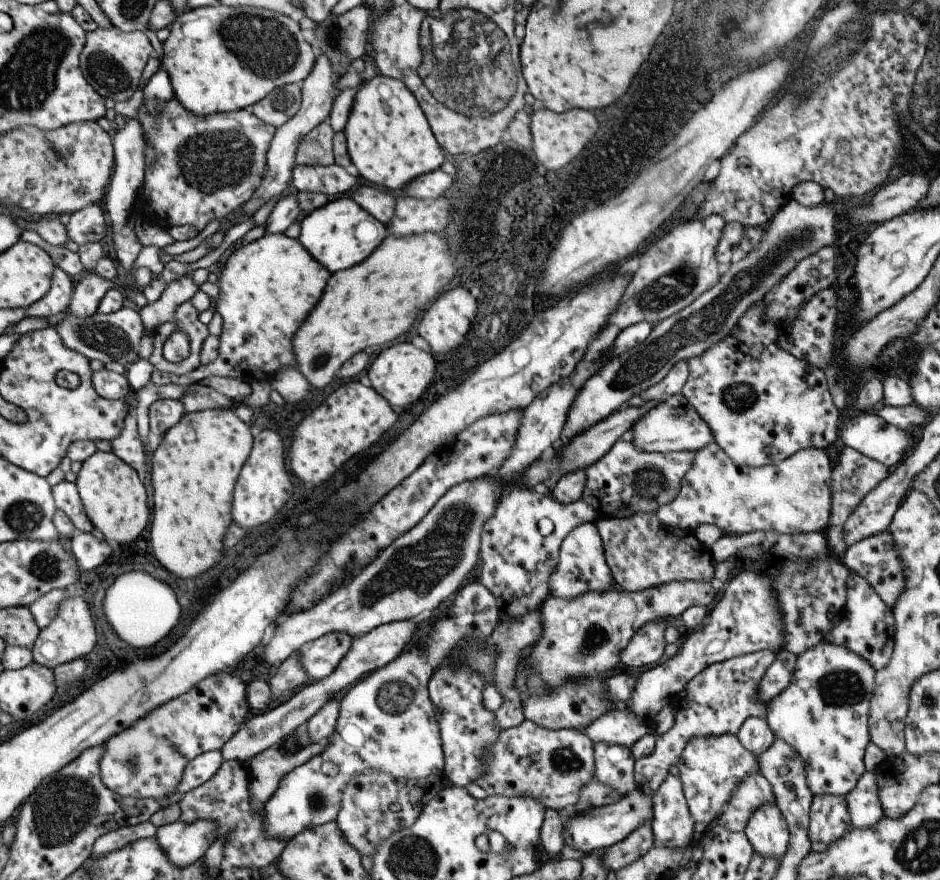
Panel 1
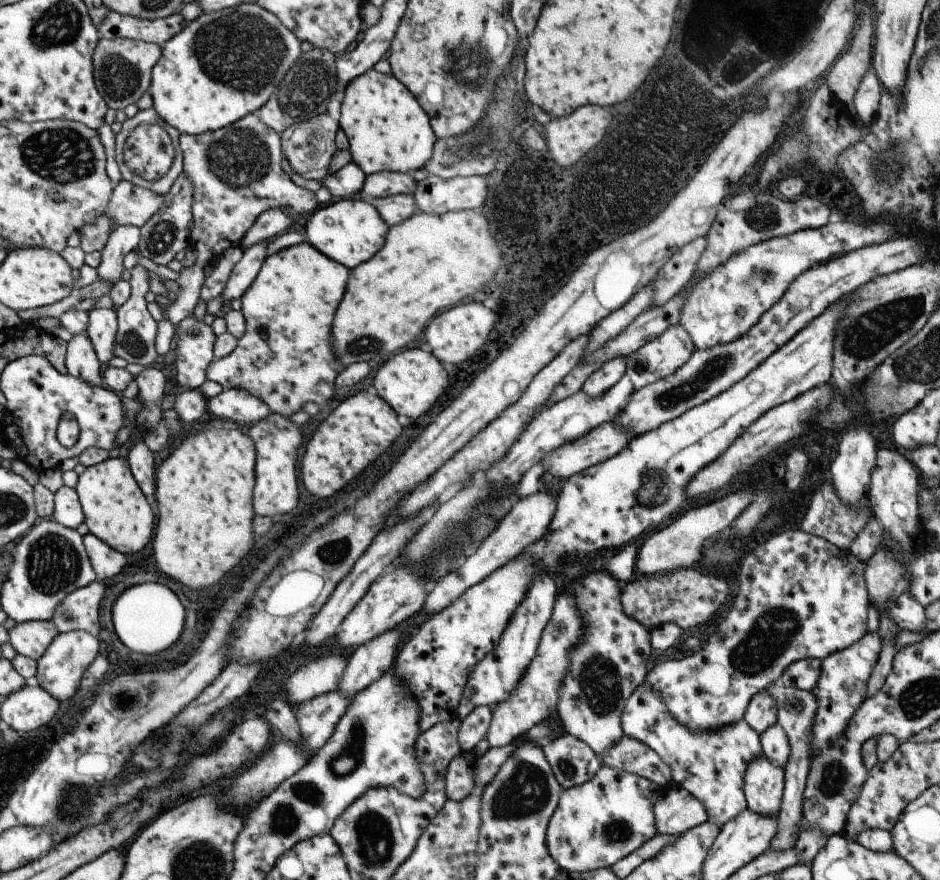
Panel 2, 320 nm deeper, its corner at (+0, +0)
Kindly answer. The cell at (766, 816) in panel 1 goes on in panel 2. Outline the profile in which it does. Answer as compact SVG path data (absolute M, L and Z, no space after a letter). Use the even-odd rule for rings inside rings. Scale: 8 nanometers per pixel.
M765 756L753 758L743 776L746 809L759 816L776 816L780 810L784 773Z

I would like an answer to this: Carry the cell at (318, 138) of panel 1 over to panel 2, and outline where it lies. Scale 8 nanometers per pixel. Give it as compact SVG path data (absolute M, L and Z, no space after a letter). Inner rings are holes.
M324 113L299 124L287 126L279 133L280 152L282 157L289 162L291 171L304 179L321 181L328 174L328 165L336 151L333 138L338 129L337 120L331 119L329 114Z

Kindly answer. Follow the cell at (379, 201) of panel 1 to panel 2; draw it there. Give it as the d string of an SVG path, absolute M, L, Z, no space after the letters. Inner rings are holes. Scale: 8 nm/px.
M412 194L373 198L371 205L377 210L377 214L388 228L407 220L407 218L411 218L417 212Z

